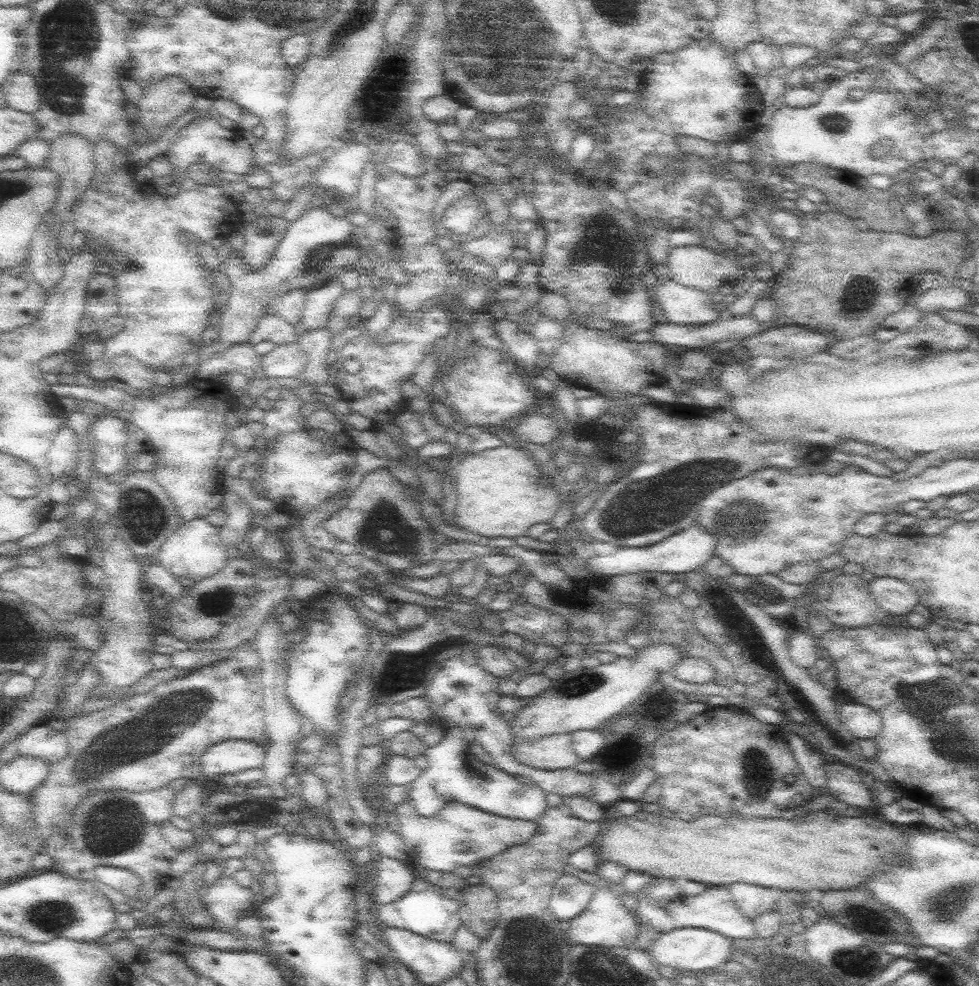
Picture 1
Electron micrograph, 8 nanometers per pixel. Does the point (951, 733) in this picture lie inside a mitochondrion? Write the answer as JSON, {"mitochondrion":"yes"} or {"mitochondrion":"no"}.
{"mitochondrion":"yes"}

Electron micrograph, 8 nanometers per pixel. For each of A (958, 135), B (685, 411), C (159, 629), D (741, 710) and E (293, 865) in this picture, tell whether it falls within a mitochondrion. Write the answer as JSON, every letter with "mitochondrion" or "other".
{"A":"other","B":"other","C":"other","D":"other","E":"other"}

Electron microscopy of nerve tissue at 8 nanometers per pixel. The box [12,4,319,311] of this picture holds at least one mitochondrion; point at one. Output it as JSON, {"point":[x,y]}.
{"point":[65,35]}

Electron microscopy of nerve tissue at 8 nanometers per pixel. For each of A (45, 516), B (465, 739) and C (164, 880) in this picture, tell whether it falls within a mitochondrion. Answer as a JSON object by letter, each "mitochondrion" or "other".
{"A":"other","B":"other","C":"other"}

